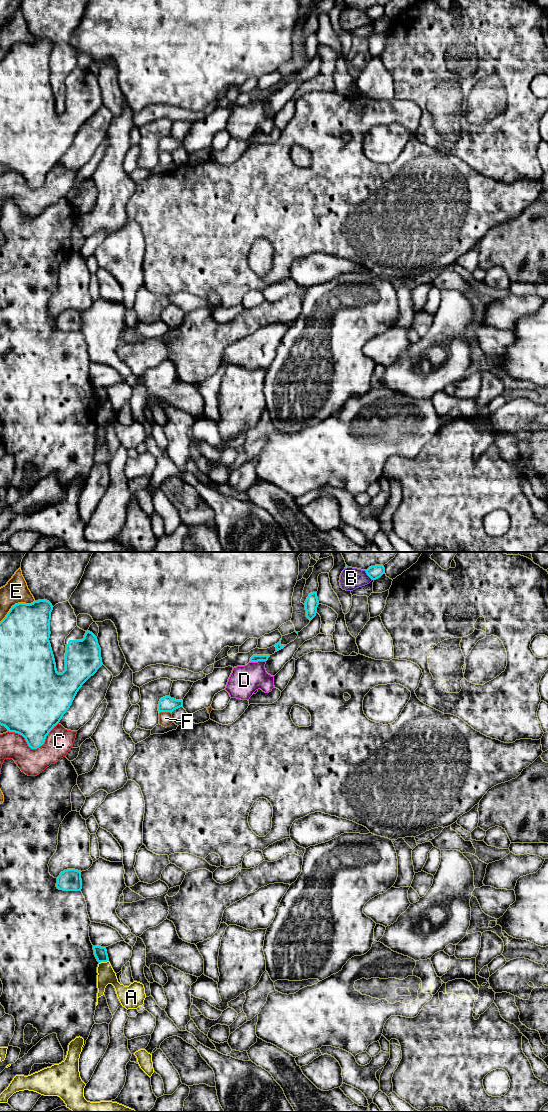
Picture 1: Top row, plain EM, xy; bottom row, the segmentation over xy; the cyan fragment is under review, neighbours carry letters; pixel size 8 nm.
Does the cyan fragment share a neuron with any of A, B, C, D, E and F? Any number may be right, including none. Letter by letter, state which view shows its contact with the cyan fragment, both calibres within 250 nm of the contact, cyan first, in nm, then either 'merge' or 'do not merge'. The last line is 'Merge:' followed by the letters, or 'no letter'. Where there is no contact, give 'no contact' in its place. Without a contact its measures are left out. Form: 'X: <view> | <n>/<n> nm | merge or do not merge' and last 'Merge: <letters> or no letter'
A: xy | 100/140 nm | do not merge
B: xy | 110/180 nm | do not merge
C: xy | 340/220 nm | do not merge
D: xy | 60/240 nm | do not merge
E: xy | 400/190 nm | do not merge
F: xy | 130/110 nm | do not merge
Merge: no letter

